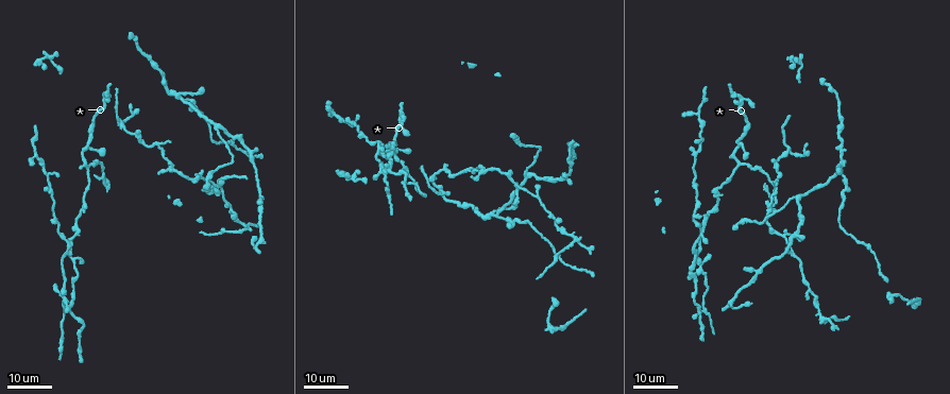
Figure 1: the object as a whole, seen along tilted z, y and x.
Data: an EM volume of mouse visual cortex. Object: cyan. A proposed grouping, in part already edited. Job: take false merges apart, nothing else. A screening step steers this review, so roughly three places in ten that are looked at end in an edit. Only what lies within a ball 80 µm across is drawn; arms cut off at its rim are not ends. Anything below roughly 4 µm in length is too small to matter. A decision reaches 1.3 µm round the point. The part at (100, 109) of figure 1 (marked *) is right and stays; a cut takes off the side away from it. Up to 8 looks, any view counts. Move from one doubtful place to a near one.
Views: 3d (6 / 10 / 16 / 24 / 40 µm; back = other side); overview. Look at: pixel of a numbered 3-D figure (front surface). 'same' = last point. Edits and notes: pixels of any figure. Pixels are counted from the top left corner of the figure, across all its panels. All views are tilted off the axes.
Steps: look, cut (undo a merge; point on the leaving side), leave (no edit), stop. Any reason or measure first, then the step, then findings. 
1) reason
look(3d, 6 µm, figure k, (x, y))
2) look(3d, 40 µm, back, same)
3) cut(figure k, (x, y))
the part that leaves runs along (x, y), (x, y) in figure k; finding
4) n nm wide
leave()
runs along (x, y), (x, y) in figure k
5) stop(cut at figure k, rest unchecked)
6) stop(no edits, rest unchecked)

arms part here
look(3d, 16 µm, figure 1, (120, 118))

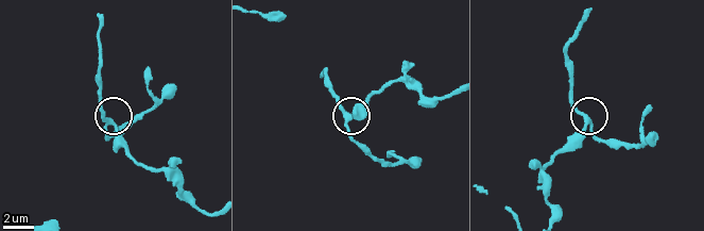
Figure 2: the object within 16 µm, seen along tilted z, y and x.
look(3d, 6 µm, figure 2, (112, 124))

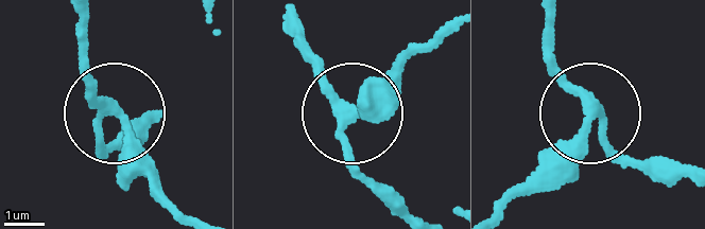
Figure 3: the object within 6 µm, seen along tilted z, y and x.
250 nm wide
leave()
all the same cell

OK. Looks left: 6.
look(3d, 16 µm, figure 1, (751, 222))

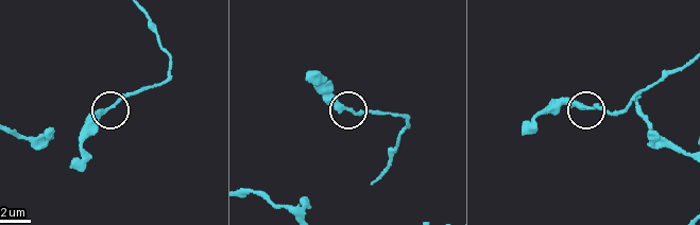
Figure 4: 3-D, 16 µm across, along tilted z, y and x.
closer look
look(3d, 10 µm, figure 4, (106, 109))

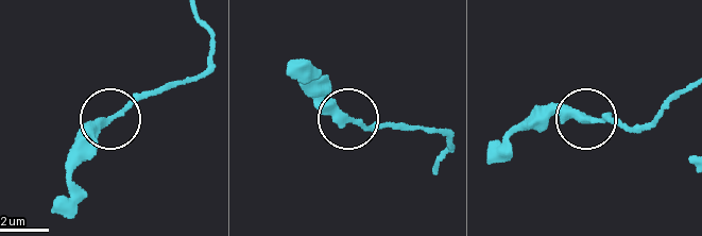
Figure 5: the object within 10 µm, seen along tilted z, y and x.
leave()
continuous, no second cell

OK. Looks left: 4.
side arm on a straight run
look(3d, 24 µm, figure 1, (497, 216))

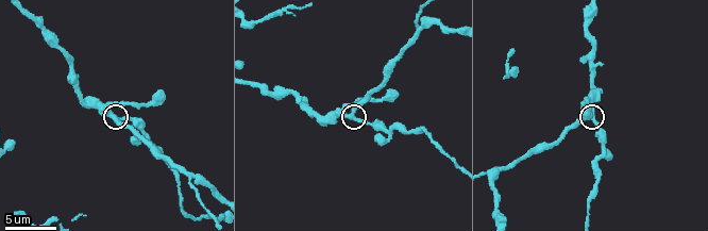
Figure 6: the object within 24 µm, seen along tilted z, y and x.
look(3d, 6 µm, figure 6, (352, 119))

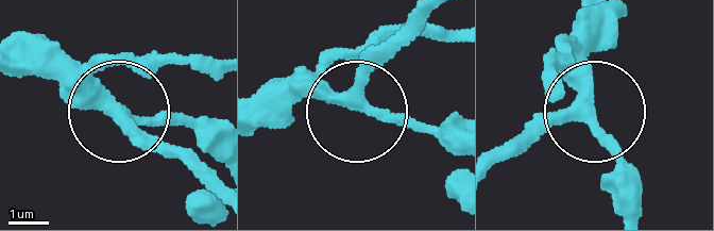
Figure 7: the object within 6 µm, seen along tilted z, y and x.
leave()
runs along (213, 181), (134, 134), (38, 52) in figure 7; all the same cell

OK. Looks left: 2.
a narrow waist
look(3d, 10 µm, figure 6, (288, 12))

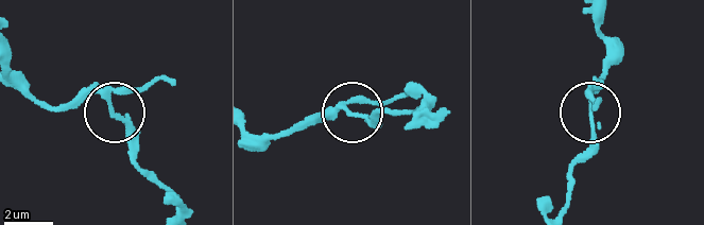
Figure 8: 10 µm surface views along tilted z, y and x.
cut(figure 8, (125, 122))
the part that leaves runs along (104, 98), (124, 128), (135, 162), (178, 208) in figure 8; a second cell is stuck on

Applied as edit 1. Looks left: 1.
stop(cut at figure 8, rest unchecked)

